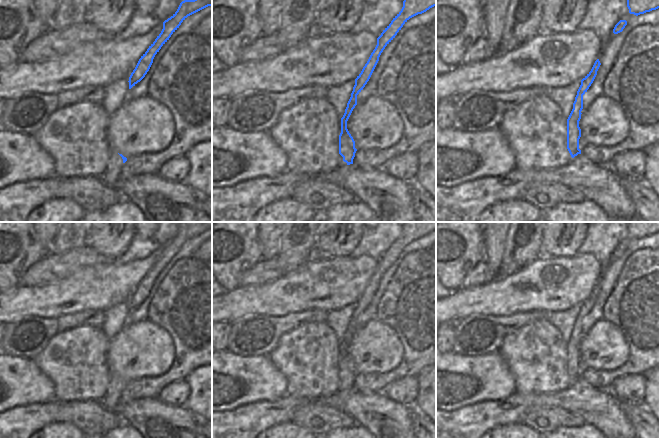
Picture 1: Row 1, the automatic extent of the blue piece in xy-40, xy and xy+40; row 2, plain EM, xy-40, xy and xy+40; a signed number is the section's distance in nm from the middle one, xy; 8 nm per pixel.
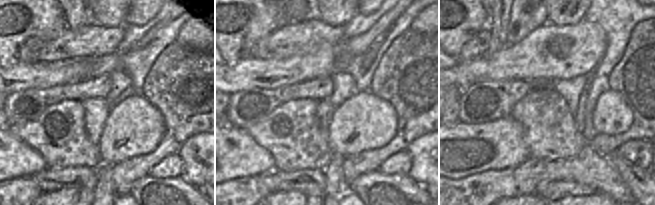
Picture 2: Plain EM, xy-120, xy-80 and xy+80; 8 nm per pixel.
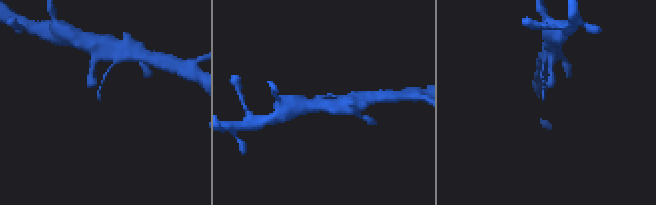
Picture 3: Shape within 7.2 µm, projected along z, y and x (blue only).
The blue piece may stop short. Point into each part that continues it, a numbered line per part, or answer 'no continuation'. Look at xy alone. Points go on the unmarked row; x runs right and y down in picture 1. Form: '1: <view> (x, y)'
no continuation

